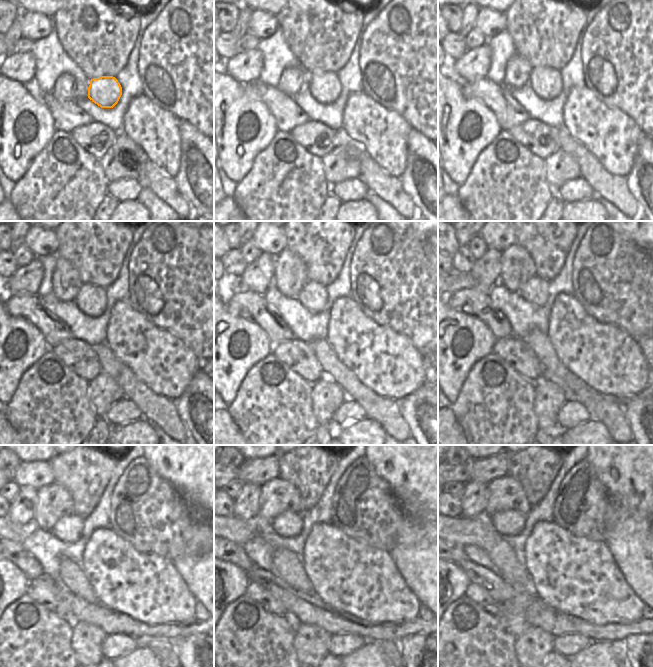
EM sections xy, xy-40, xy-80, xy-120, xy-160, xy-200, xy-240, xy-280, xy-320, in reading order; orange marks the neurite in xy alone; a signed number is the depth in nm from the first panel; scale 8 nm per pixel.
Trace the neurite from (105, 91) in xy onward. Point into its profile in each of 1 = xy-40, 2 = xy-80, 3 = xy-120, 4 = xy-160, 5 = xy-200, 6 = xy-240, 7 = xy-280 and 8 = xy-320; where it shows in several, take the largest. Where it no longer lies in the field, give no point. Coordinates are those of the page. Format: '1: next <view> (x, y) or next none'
1: next xy-40 (325, 87)
2: next xy-80 (546, 82)
3: next xy-120 (91, 299)
4: next xy-160 (313, 296)
5: next xy-200 (535, 291)
6: next xy-240 (69, 528)
7: next xy-280 (287, 524)
8: next xy-320 (506, 522)

